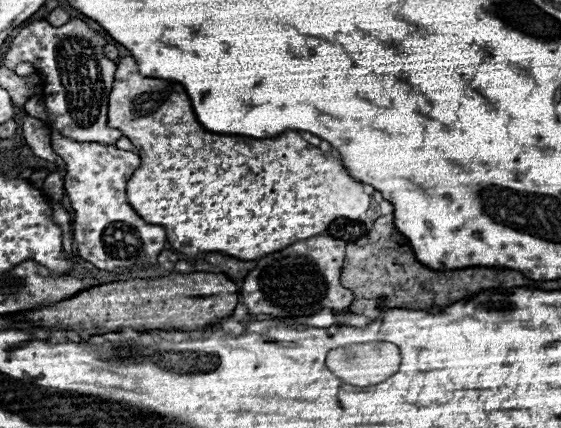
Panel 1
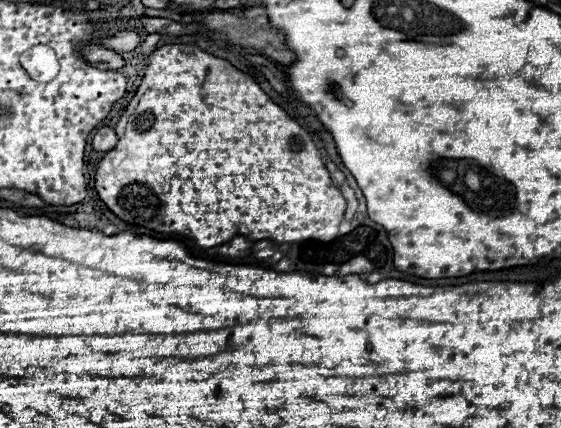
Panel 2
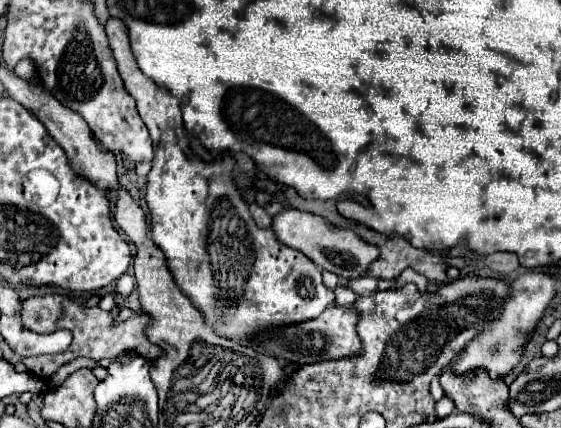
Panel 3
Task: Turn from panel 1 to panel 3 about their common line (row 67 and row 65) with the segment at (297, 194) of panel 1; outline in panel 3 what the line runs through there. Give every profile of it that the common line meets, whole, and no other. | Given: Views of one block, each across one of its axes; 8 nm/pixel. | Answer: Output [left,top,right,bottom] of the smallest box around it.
[106,18,334,342]

